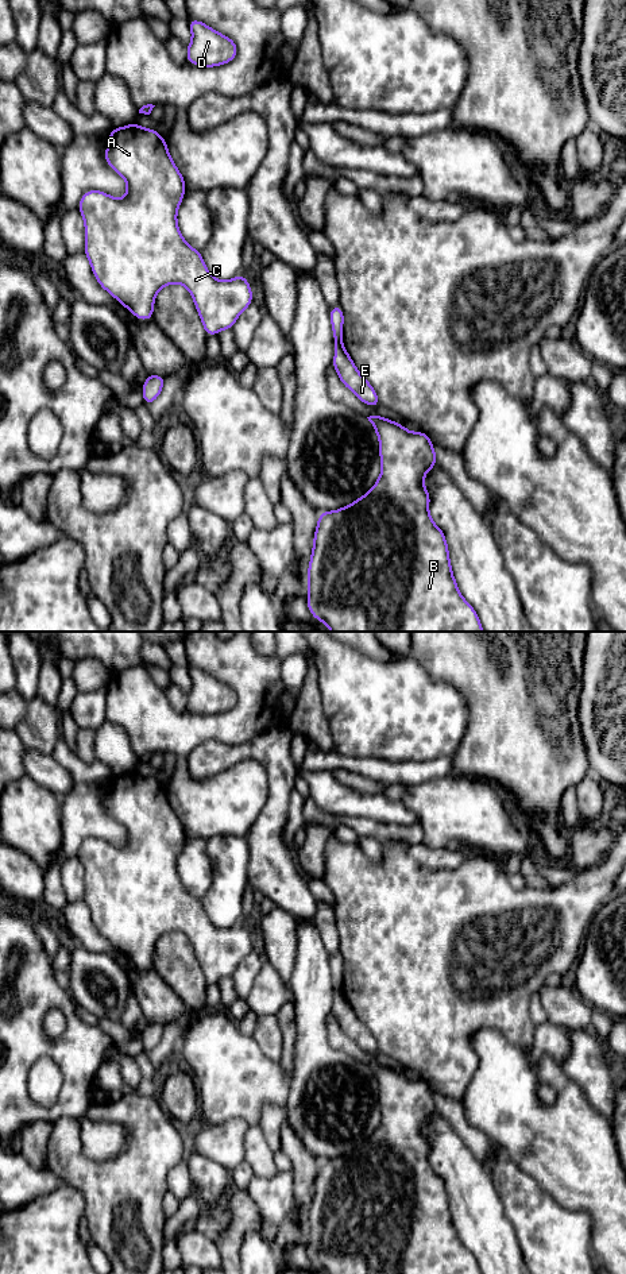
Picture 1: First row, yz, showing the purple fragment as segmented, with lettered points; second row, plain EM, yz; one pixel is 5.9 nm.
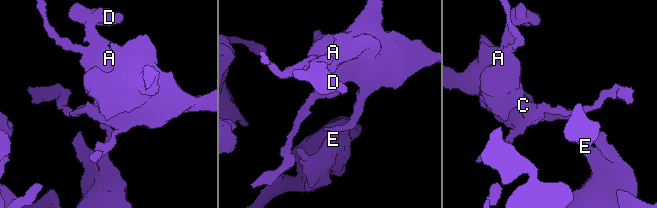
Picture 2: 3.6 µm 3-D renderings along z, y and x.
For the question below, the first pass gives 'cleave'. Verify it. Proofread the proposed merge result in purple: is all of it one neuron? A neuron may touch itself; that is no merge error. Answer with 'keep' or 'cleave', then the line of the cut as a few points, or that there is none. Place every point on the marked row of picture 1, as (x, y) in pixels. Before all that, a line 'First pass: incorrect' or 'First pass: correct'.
First pass: correct
cleave; cut in yz along (342, 340), (335, 343)

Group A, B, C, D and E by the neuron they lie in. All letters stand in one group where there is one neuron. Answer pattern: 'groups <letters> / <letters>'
groups A C D / B E

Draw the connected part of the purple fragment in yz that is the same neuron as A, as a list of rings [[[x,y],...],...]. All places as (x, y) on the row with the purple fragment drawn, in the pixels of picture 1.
[[[138,123],[112,128],[108,134],[104,159],[127,181],[127,194],[115,198],[103,190],[88,190],[80,200],[78,211],[85,225],[84,254],[94,278],[136,318],[151,321],[158,292],[166,285],[181,283],[193,297],[206,336],[232,329],[240,313],[252,304],[251,286],[241,274],[229,281],[216,279],[206,269],[201,251],[182,238],[177,211],[186,185],[165,138]]]

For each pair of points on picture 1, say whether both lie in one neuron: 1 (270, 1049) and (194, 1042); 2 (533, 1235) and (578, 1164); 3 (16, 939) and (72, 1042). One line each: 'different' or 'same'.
1: different
2: different
3: same

